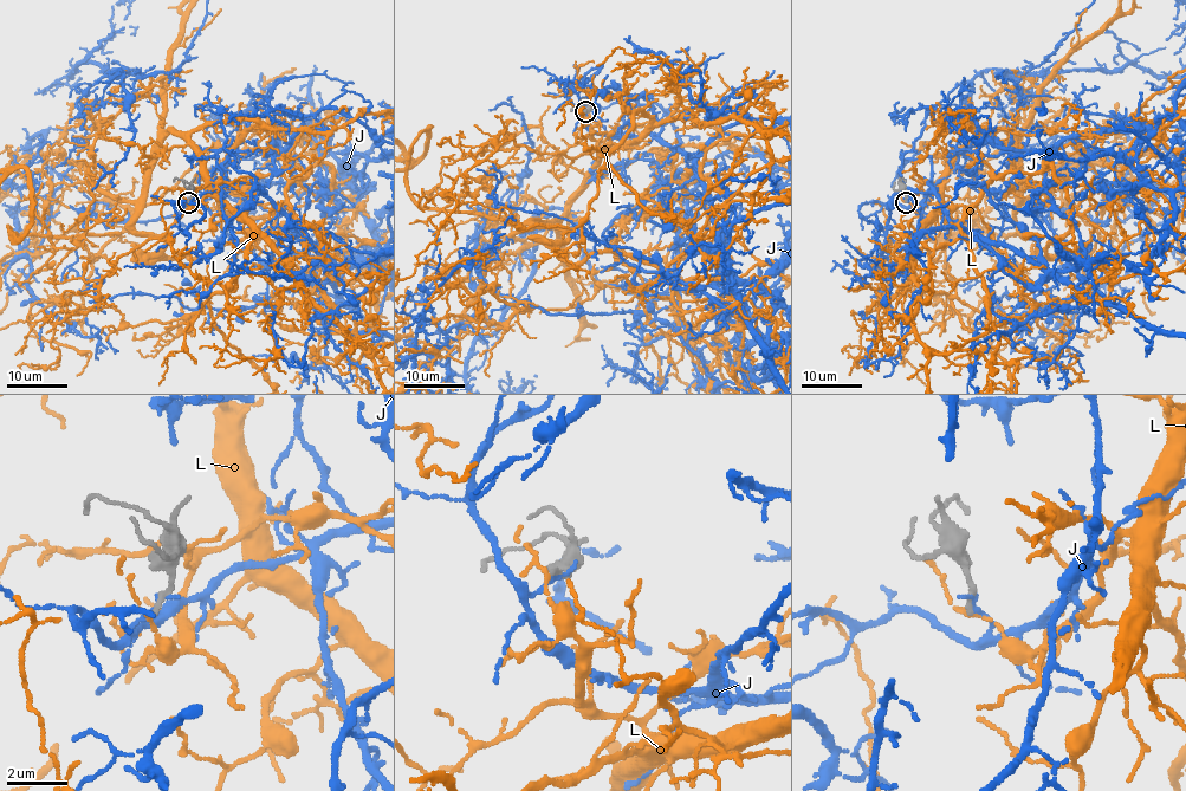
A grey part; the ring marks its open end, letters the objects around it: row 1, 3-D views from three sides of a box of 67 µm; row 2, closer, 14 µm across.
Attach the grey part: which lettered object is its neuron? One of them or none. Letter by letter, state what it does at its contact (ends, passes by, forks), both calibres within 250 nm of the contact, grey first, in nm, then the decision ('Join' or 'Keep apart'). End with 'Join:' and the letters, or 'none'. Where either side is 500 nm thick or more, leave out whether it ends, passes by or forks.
J: It ends there. Thickness 220 nm (grey) against 180 nm. Keep apart
L: It passes by. Thickness 190 nm (grey) against 110 nm. Keep apart
Join: none

